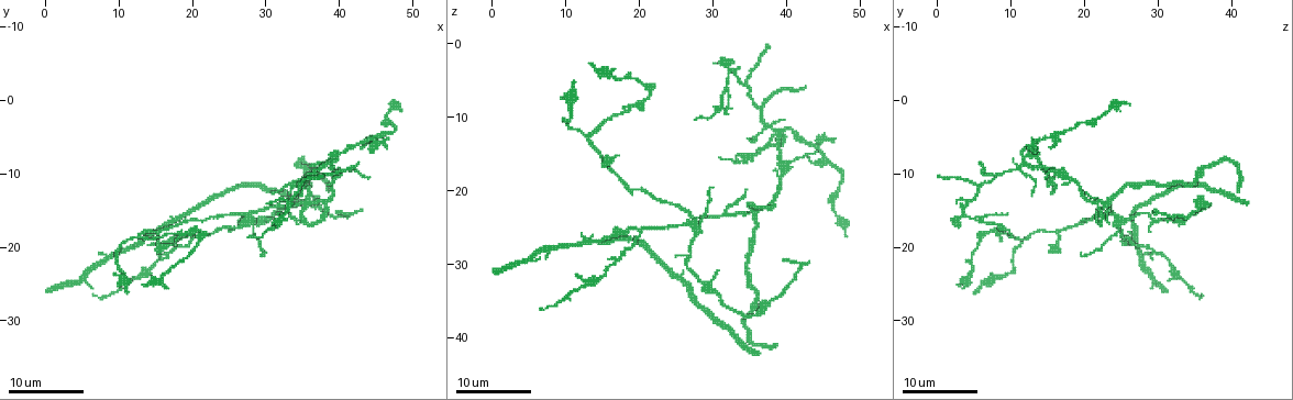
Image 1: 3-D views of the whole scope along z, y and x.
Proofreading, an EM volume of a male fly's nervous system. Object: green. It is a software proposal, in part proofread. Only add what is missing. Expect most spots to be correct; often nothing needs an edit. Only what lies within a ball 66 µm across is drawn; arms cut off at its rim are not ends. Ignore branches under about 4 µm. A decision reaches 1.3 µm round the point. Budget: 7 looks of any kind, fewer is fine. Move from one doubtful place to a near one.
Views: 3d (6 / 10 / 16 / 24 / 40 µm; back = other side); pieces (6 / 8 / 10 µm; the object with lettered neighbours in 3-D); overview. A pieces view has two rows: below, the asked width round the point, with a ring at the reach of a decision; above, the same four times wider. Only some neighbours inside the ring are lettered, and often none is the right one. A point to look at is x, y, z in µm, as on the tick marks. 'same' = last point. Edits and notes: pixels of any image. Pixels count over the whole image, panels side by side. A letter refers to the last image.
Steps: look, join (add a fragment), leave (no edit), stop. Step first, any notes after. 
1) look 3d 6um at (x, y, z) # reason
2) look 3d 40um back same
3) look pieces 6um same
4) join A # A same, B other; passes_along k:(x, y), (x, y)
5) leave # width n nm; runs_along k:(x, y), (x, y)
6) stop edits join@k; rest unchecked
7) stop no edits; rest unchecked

look pieces 10um at (17.5, 20.0, 15.5)

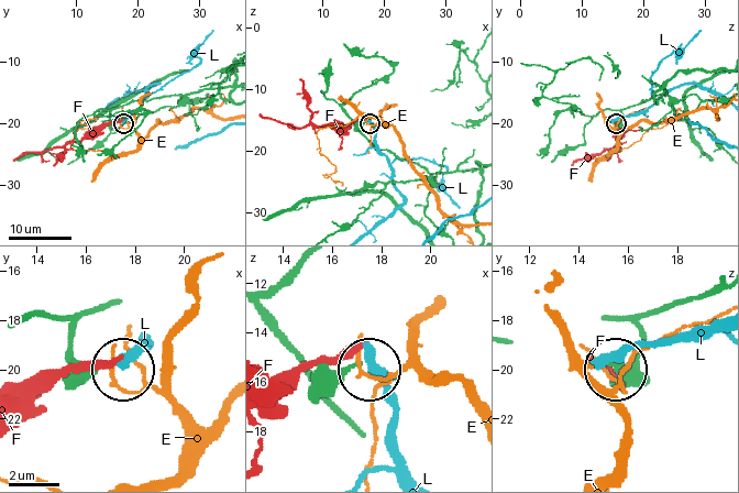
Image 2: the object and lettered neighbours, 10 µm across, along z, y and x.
leave # width 160 nm; E other, F other, L other; runs_along 2:(183, 96), (132, 100), (116, 107), (111, 119), (121, 121); none of them fits

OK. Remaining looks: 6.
look pieces 8um at (36.0, 9.0, 14.5) # branch stops here

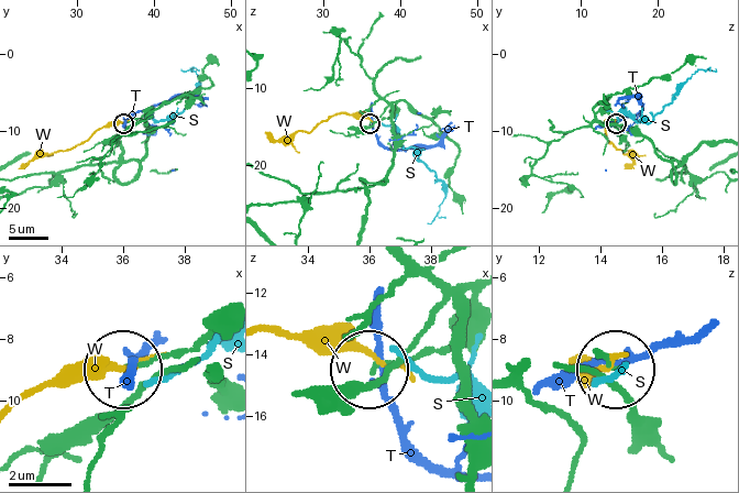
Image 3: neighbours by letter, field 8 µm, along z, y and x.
leave # S other, T other, W other; none of them fits

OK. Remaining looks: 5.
look pieces 8um at (31.5, 15.5, 9.5) # free end

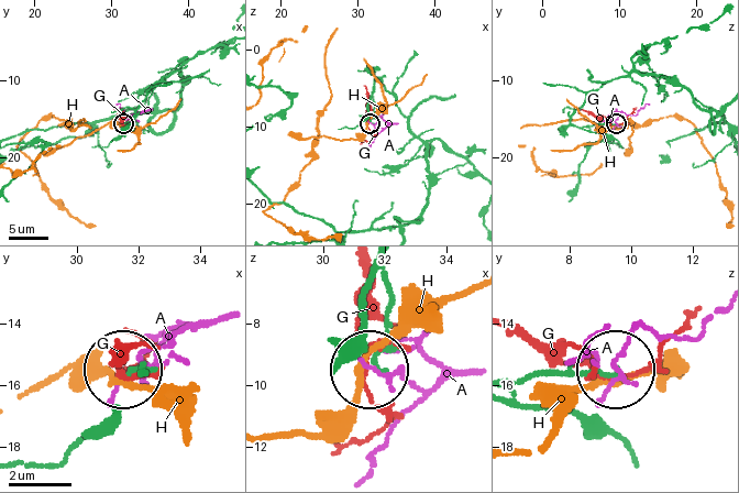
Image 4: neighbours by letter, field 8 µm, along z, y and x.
leave # width 150 nm; A other, G other, H other; none of them fits

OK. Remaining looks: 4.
look pieces 10um at (30.5, 16.0, 31.0) # tapers out

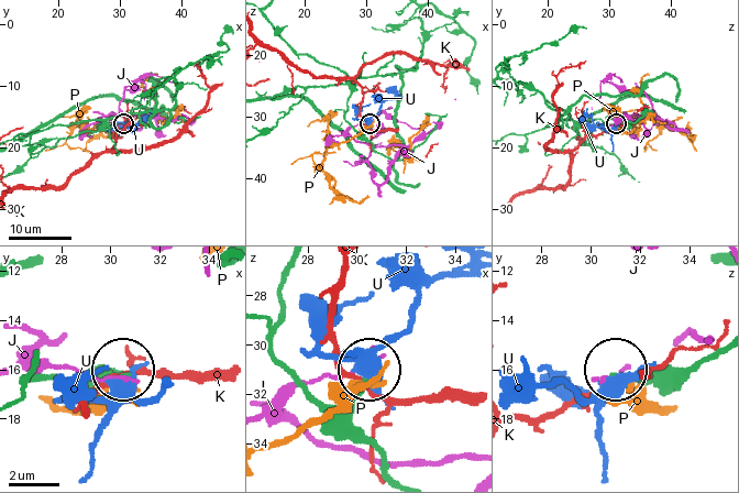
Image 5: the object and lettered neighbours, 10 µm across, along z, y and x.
leave # J other, K other, P other, U other; runs_along 5:(36, 355), (24, 379), (123, 374); none of them fits

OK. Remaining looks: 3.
stop no edits; rest unchecked

